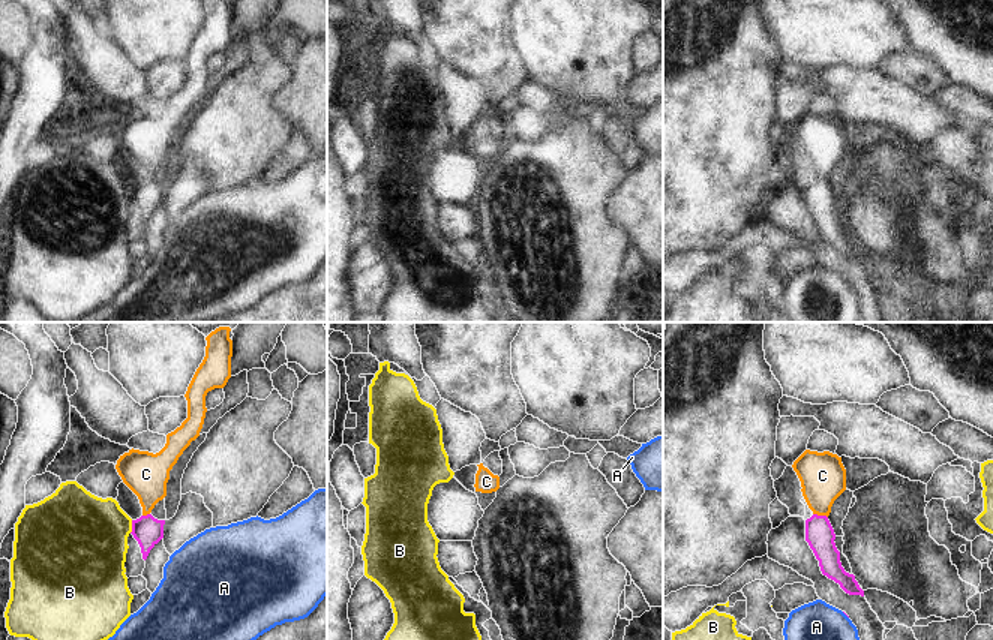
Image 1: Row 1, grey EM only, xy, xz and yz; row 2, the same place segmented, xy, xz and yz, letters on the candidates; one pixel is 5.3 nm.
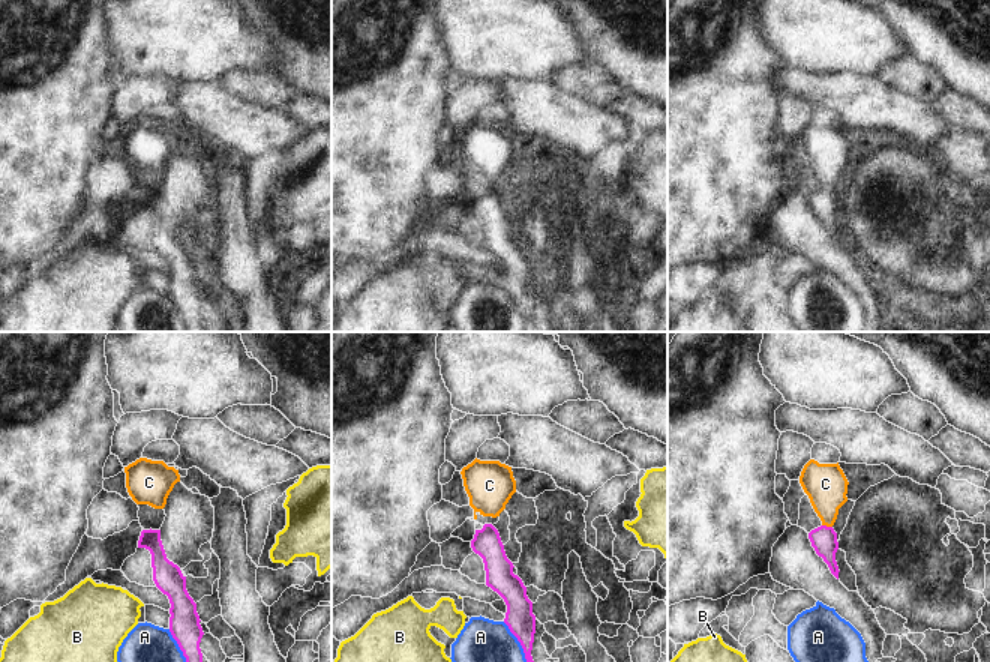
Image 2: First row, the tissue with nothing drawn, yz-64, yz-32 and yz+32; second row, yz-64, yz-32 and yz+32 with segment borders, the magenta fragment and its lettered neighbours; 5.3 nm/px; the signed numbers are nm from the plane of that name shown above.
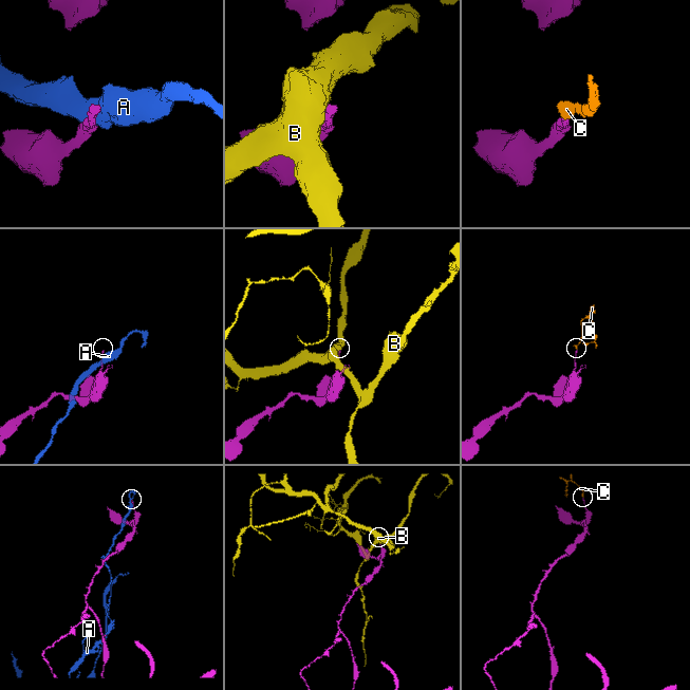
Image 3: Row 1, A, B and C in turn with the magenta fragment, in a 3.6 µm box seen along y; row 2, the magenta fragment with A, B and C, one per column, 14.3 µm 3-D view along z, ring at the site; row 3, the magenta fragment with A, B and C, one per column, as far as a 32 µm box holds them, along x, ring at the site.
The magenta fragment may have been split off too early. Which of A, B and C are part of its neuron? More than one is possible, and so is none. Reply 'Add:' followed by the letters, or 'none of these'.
Add: C

